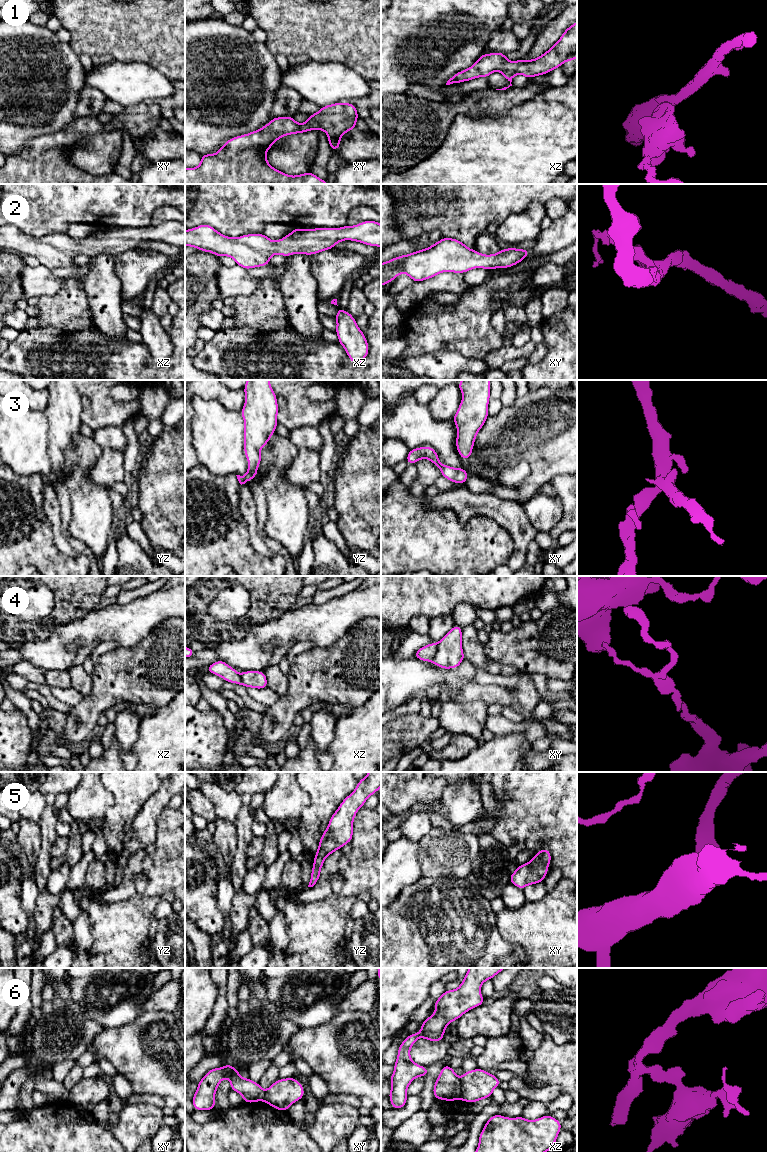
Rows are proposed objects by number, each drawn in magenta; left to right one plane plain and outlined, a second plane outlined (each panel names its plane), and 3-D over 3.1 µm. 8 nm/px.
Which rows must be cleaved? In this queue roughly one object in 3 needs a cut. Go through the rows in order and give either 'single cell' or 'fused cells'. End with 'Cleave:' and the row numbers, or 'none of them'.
1: single cell
2: single cell
3: single cell
4: fused cells
5: single cell
6: fused cells
Cleave: 4, 6

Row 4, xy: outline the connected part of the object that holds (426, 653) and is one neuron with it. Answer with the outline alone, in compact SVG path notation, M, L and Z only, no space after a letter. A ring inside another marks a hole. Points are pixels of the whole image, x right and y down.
M437 643L427 644L417 650L414 657L422 661L431 661L437 652Z

